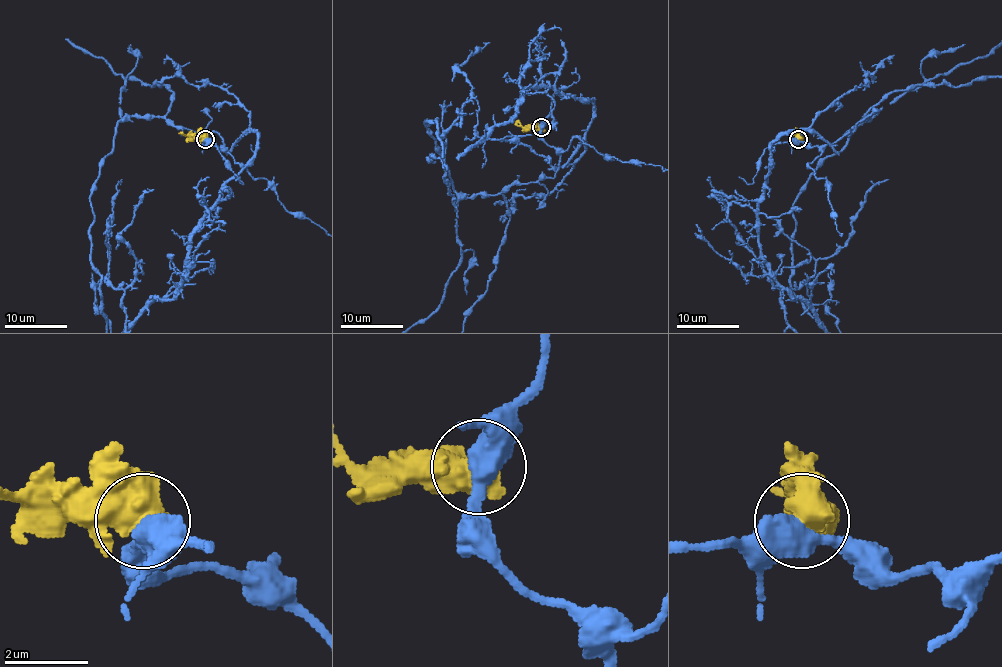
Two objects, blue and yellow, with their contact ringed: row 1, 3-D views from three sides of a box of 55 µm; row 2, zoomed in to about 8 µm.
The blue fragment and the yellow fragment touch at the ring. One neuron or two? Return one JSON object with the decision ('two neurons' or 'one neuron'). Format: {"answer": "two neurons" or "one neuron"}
{"answer": "two neurons"}

